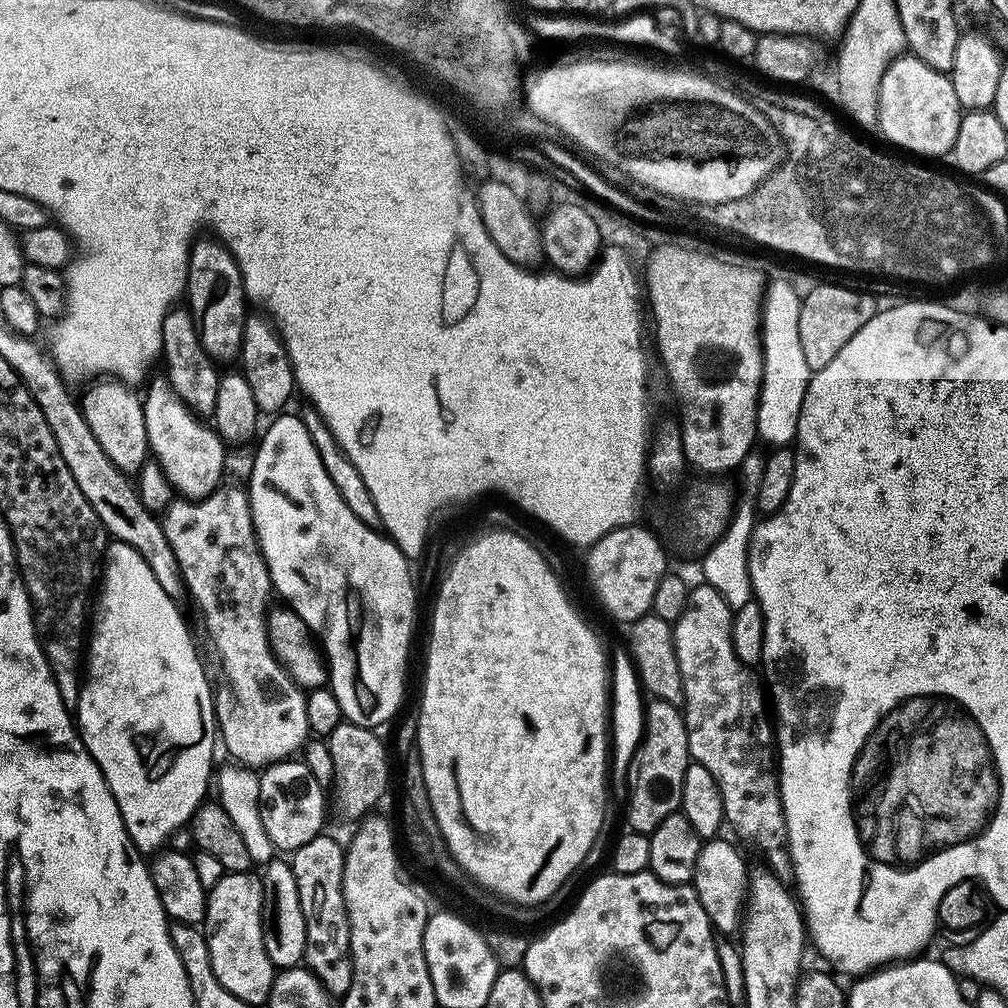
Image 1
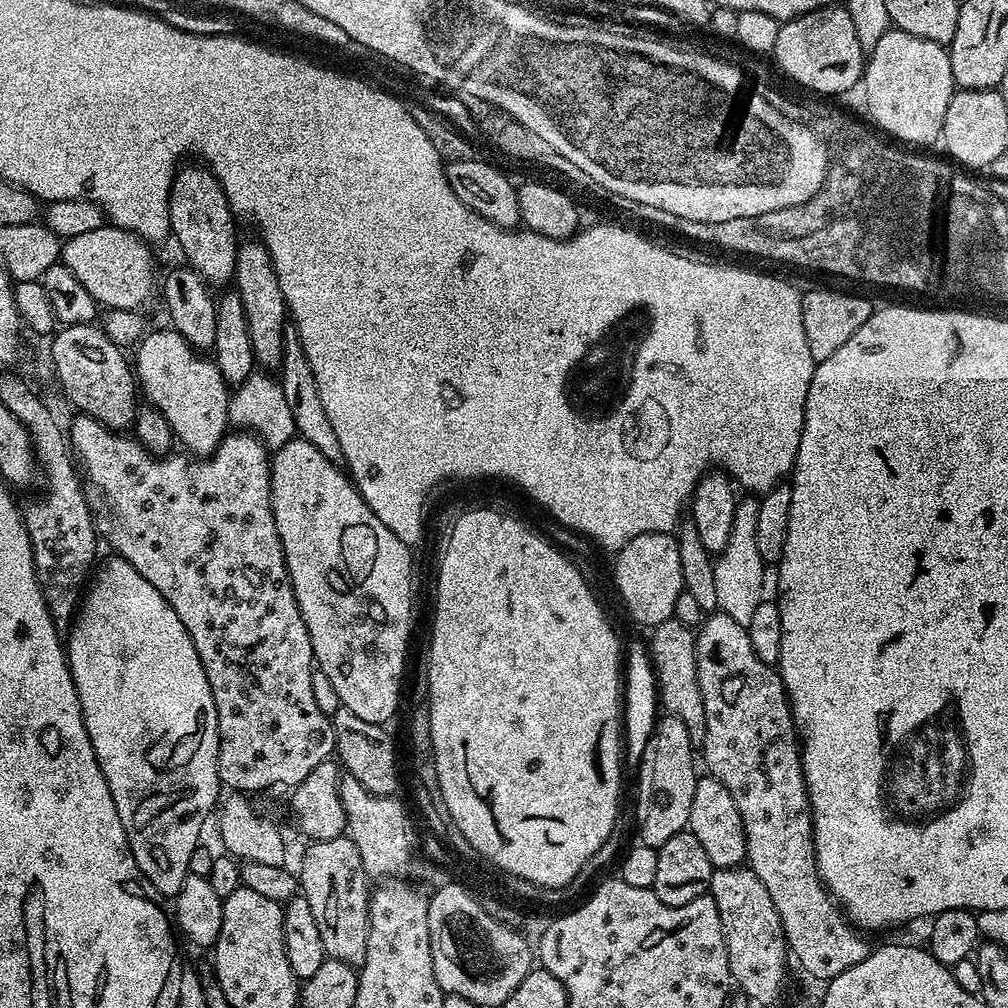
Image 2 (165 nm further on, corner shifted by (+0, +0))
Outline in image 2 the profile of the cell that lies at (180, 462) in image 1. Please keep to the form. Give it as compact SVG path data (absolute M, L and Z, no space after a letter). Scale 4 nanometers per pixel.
M165 326L154 332L149 331L137 345L134 356L134 372L137 381L144 392L149 396L149 403L157 408L167 424L172 429L173 435L187 447L189 453L199 457L213 454L218 445L227 435L229 429L229 404L231 400L230 386L225 382L224 375L213 359L202 357L197 349L188 344L183 335L176 329Z

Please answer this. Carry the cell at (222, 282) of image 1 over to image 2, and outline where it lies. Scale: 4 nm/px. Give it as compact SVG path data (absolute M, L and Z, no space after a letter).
M207 166L181 167L172 180L170 196L171 235L176 236L189 267L196 269L209 286L233 283L236 275L236 249L238 221L226 198L220 177Z

